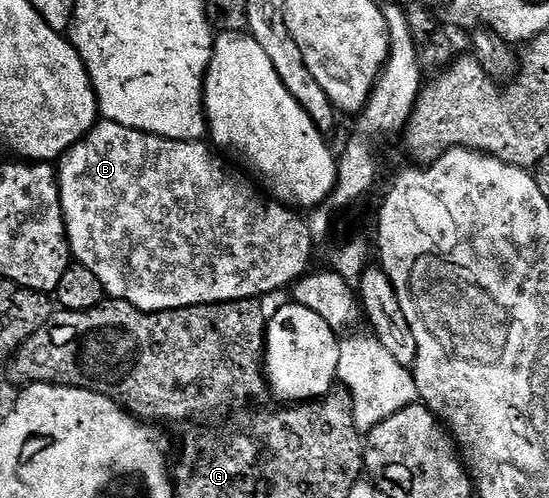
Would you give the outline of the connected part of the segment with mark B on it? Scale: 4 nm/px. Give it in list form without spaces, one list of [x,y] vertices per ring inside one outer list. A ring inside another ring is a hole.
[[[101,120],[89,129],[88,136],[76,142],[59,160],[59,165],[56,167],[57,183],[72,257],[80,265],[91,268],[95,276],[99,276],[99,284],[103,284],[110,299],[129,302],[135,308],[147,311],[174,310],[212,302],[234,302],[240,298],[260,299],[261,294],[273,294],[284,286],[285,289],[292,287],[293,283],[298,278],[304,277],[310,269],[309,261],[313,258],[315,237],[308,230],[306,219],[302,215],[297,215],[300,213],[296,209],[282,206],[280,202],[275,202],[266,196],[244,173],[233,175],[227,167],[221,166],[222,159],[205,145],[204,141],[180,142],[170,138],[160,138],[135,128],[123,128],[123,124]]]

